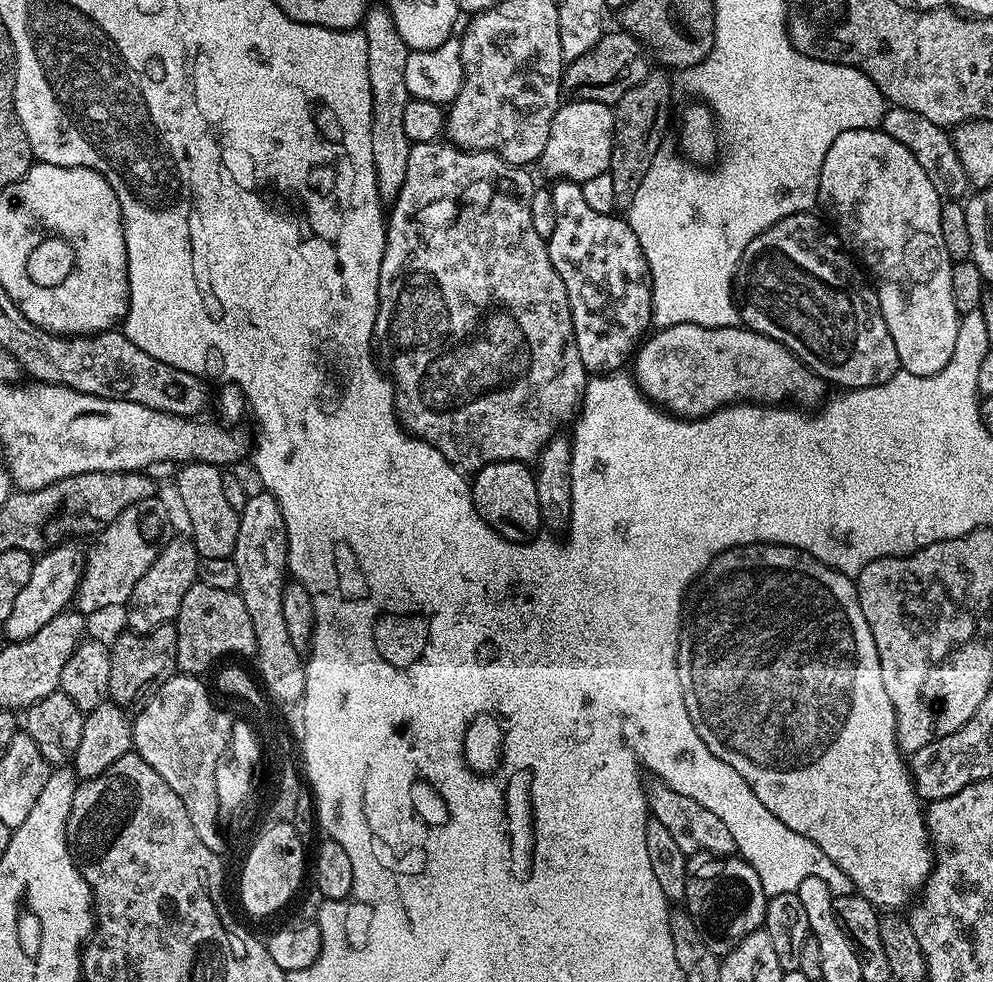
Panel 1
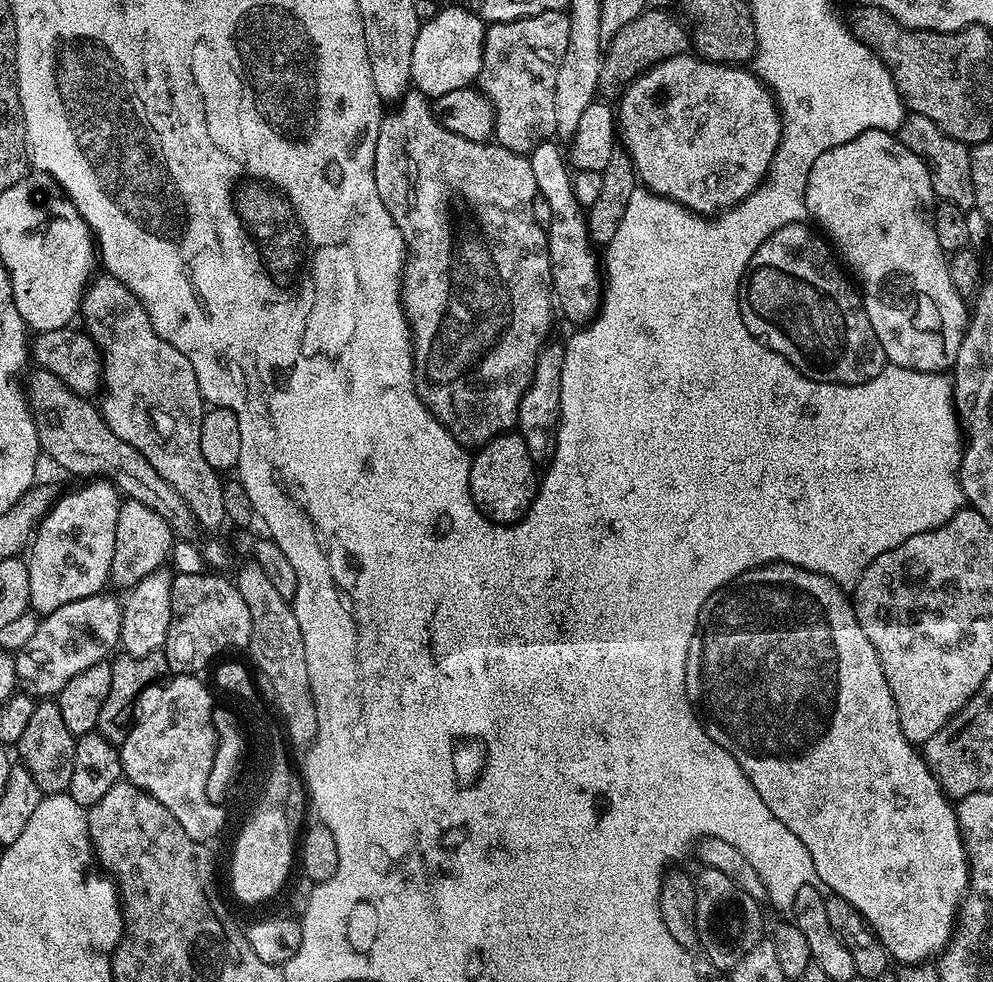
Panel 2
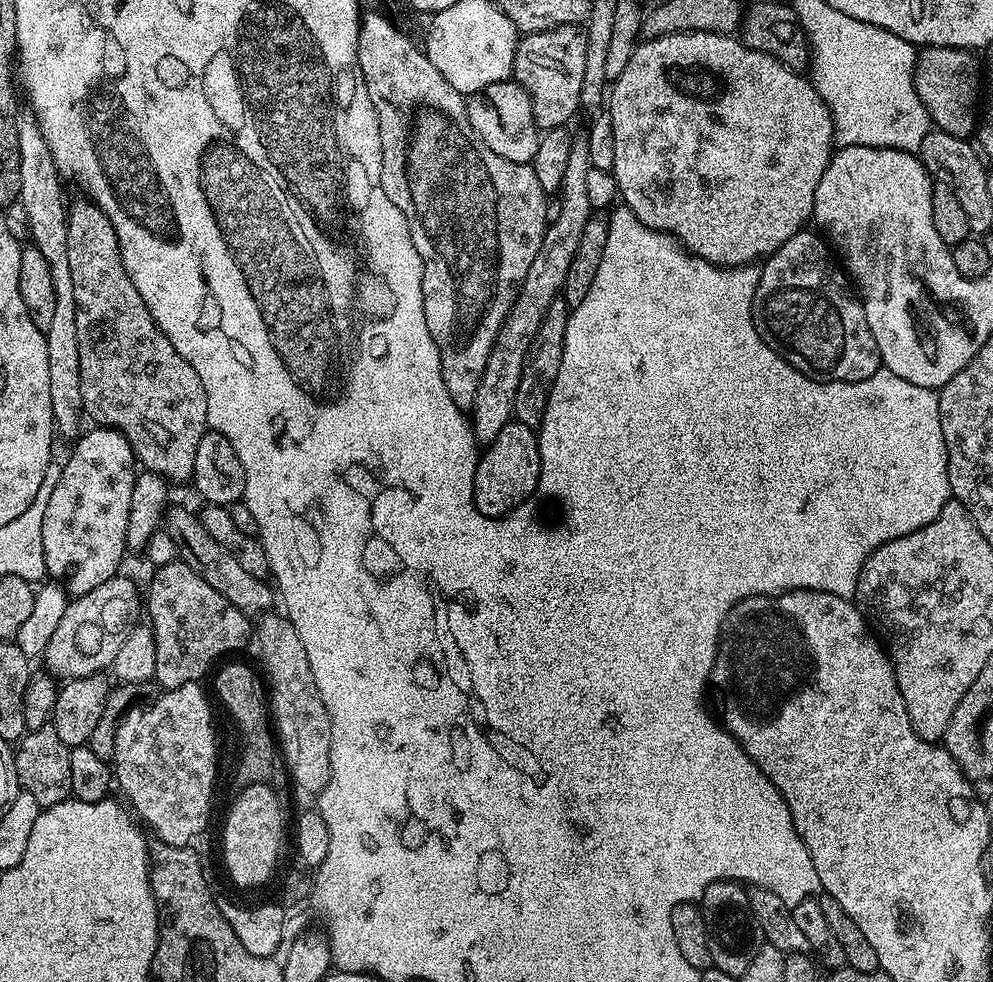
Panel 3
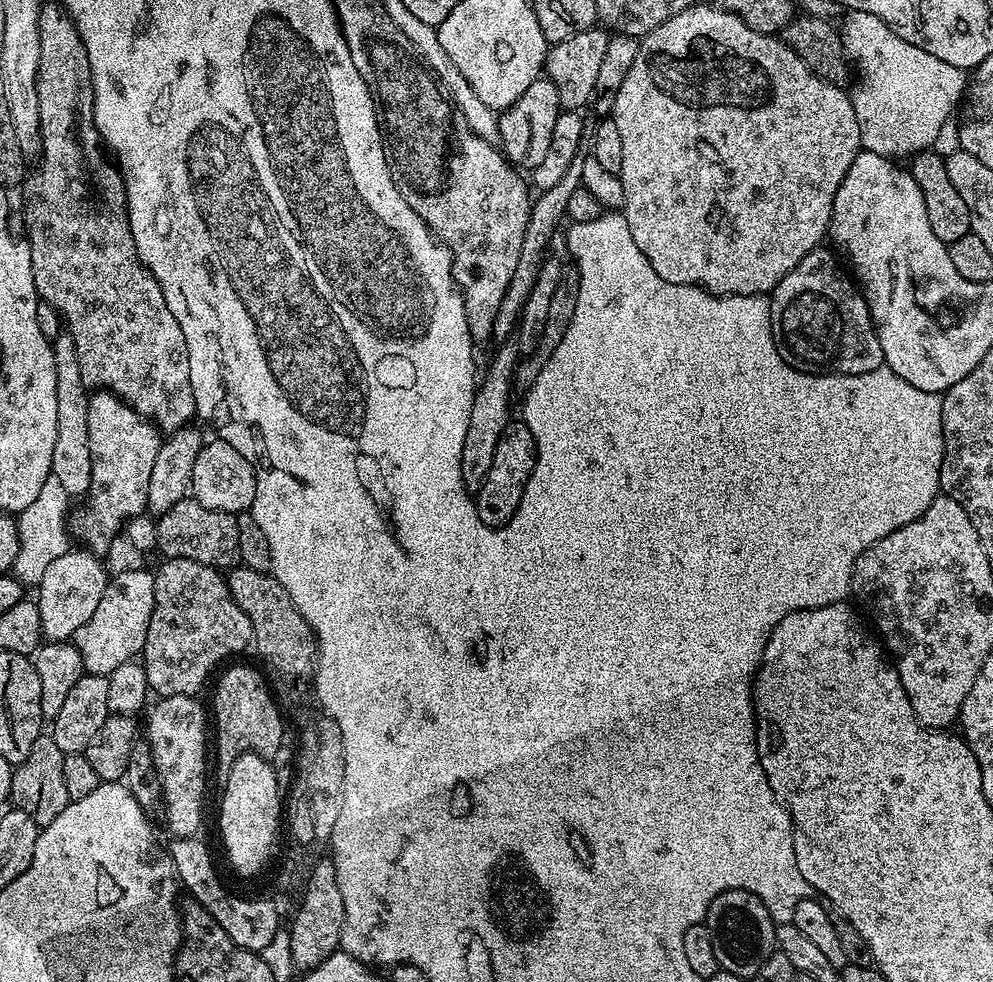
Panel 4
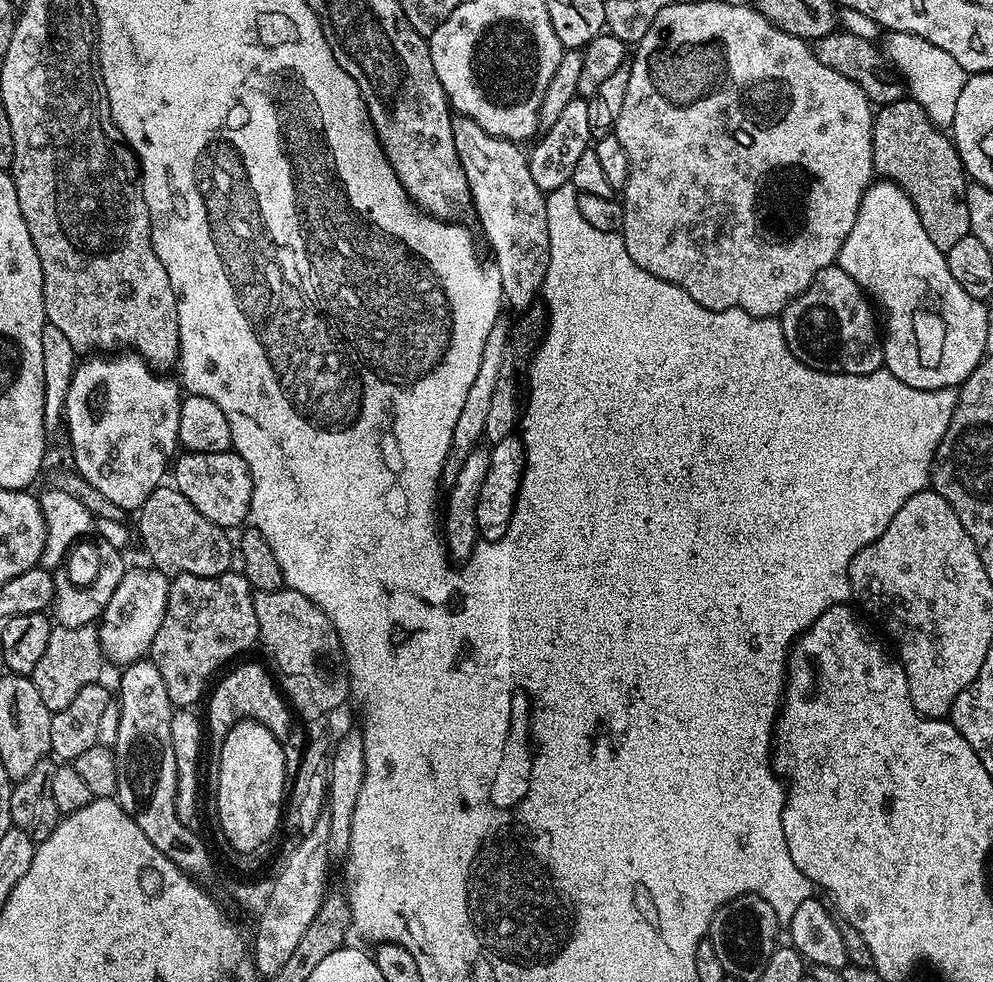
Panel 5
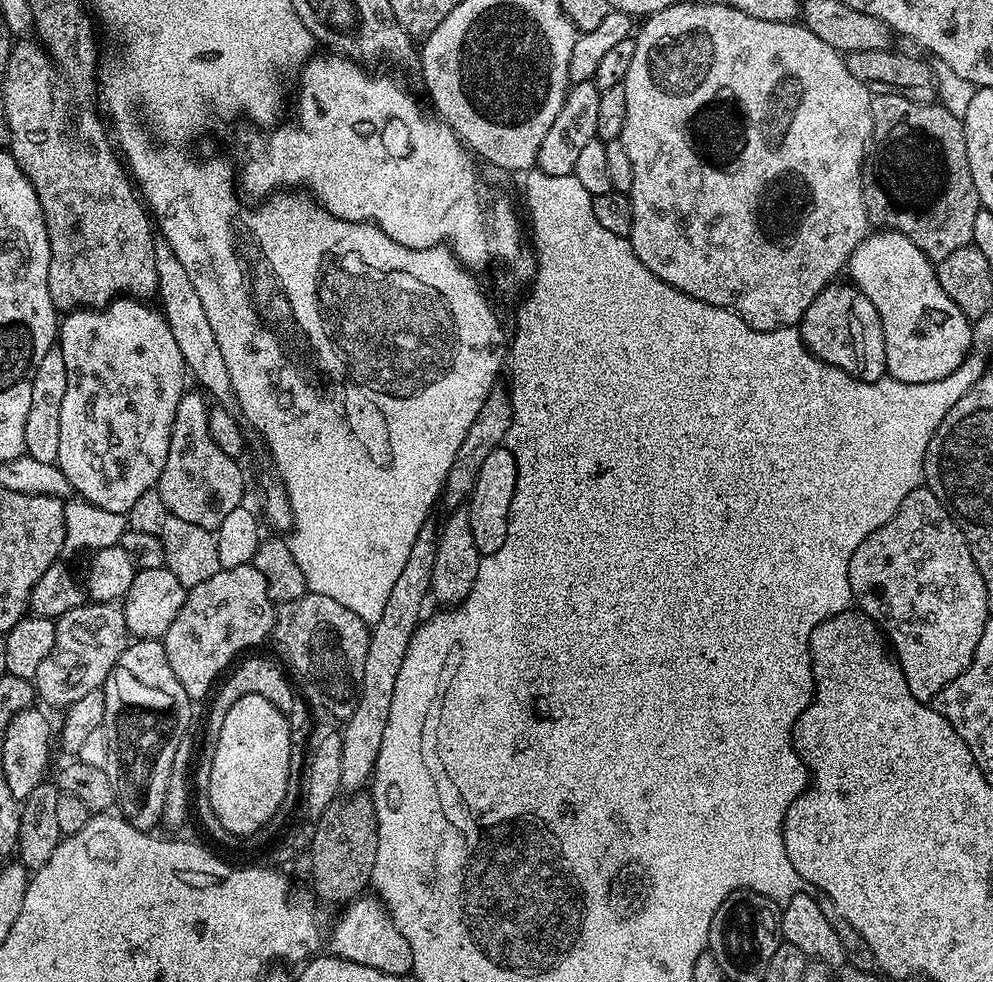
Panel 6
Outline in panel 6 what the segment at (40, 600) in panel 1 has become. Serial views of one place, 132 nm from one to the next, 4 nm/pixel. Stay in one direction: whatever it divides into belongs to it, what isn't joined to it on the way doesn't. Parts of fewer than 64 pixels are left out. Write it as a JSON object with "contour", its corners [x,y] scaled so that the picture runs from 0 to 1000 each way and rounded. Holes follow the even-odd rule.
{"contour":[[[118,303],[107,314],[80,313],[75,318],[67,319],[58,330],[58,353],[62,356],[62,365],[66,368],[66,401],[62,405],[62,427],[58,449],[58,466],[56,474],[70,487],[70,493],[76,504],[82,509],[89,509],[95,515],[103,515],[103,519],[112,521],[132,522],[135,511],[143,507],[143,503],[154,500],[161,492],[163,475],[167,475],[167,462],[171,458],[171,442],[175,434],[175,422],[179,418],[179,409],[187,398],[185,383],[187,376],[183,359],[175,348],[171,332],[160,313],[148,314],[144,305],[136,303]]]}

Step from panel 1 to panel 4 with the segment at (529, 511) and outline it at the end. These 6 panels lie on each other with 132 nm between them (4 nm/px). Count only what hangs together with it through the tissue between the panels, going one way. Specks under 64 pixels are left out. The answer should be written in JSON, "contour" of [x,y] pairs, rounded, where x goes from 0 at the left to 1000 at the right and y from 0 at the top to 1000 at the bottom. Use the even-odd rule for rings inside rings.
{"contour":[[[517,427],[510,434],[510,438],[502,450],[502,458],[497,458],[497,471],[493,475],[493,483],[489,483],[489,491],[485,491],[483,500],[477,505],[477,509],[479,509],[477,524],[486,534],[494,538],[506,538],[516,527],[518,519],[522,519],[522,511],[526,511],[528,496],[538,479],[539,469],[538,442],[534,442],[527,427]]]}

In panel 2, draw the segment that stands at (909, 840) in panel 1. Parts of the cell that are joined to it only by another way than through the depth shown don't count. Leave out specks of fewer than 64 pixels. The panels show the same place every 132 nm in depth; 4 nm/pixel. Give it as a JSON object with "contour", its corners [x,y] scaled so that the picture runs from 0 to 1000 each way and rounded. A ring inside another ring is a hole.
{"contour":[[[766,574],[759,580],[746,582],[743,590],[732,592],[729,598],[721,600],[721,604],[714,607],[705,620],[705,638],[697,649],[691,673],[689,703],[714,754],[723,756],[723,760],[730,762],[741,773],[745,785],[753,789],[755,801],[766,810],[771,821],[775,821],[779,833],[808,853],[808,862],[812,862],[812,866],[816,866],[816,874],[820,874],[823,897],[837,911],[852,914],[852,919],[856,919],[856,923],[872,935],[895,975],[901,981],[903,978],[906,984],[930,982],[946,975],[959,954],[959,946],[967,932],[967,922],[977,908],[971,854],[960,816],[951,808],[942,788],[935,783],[935,777],[923,759],[916,758],[912,747],[908,747],[904,719],[892,695],[888,674],[876,650],[872,650],[872,642],[868,642],[864,633],[855,604],[836,589],[820,585],[803,574]]]}

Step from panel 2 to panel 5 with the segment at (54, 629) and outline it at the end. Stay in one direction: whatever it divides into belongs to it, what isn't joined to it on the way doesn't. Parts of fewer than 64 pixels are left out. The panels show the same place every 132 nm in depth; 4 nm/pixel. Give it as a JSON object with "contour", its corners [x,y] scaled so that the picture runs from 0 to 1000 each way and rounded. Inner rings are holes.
{"contour":[[[152,576],[130,577],[126,581],[123,593],[119,593],[119,601],[115,601],[111,613],[107,613],[107,621],[99,632],[101,657],[110,677],[128,678],[152,665],[155,646],[159,646],[159,637],[163,637],[167,625],[170,594],[170,588]]]}

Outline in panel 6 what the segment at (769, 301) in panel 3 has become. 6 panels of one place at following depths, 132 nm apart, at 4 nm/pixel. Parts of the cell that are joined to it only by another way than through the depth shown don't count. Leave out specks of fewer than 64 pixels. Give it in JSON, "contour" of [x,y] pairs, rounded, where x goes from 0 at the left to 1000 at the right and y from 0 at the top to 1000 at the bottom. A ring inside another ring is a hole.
{"contour":[[[839,287],[828,294],[806,325],[804,333],[810,351],[828,369],[856,381],[861,387],[891,386],[894,377],[892,348],[884,316],[880,316],[880,308],[876,308],[865,293],[854,287],[846,288]]]}

